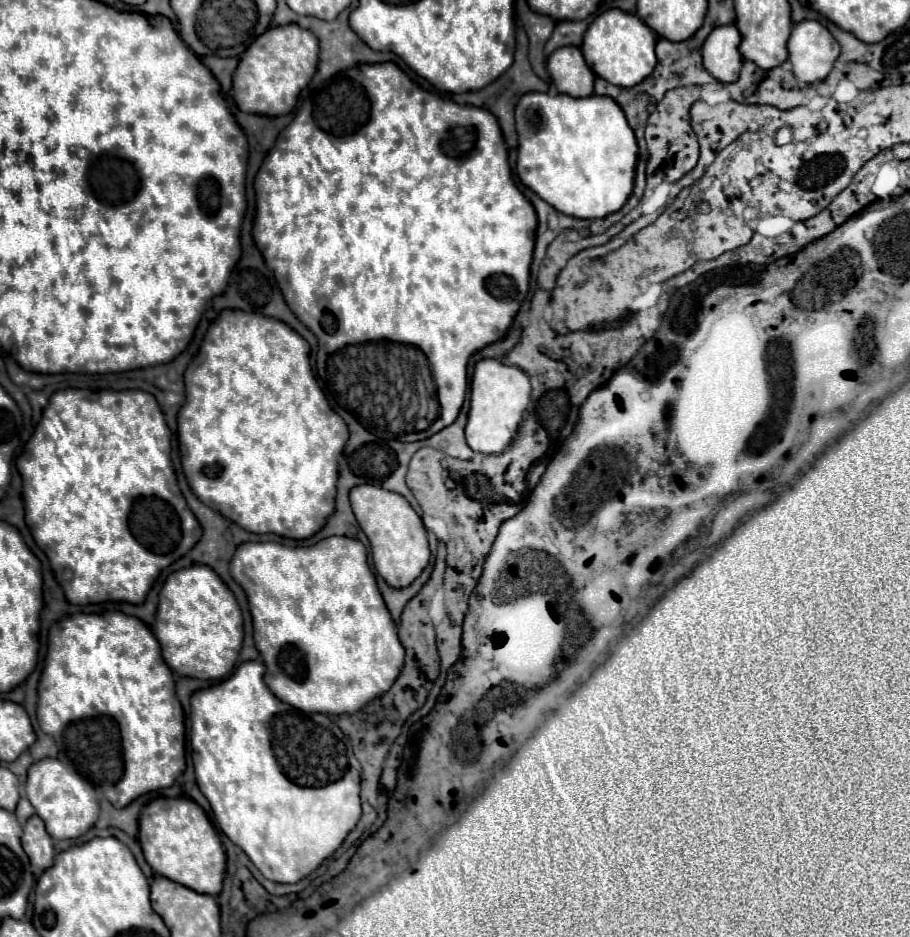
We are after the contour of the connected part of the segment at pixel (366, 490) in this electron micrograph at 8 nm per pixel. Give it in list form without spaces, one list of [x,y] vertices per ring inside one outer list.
[[[361,484],[353,488],[349,500],[361,530],[367,534],[371,542],[373,564],[379,576],[393,588],[409,586],[427,566],[431,556],[427,544],[427,530],[419,514],[411,508],[411,504],[401,494],[389,492],[385,488],[377,488],[375,484]]]

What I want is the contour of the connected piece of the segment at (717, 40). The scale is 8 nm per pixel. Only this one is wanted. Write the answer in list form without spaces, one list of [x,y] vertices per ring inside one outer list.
[[[729,24],[725,28],[715,28],[707,36],[701,54],[705,68],[715,80],[735,82],[739,78],[739,70],[743,64],[743,58],[739,54],[739,42],[741,36],[735,24]]]

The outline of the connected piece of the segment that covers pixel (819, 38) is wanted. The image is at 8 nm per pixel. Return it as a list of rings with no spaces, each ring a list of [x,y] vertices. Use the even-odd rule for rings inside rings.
[[[803,20],[793,26],[787,42],[793,74],[801,82],[823,80],[839,56],[839,44],[817,20]]]

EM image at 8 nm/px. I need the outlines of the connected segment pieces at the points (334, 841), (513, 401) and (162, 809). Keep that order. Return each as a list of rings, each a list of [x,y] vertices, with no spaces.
[[[249,660],[249,662],[239,664],[233,670],[233,674],[229,678],[225,678],[223,682],[215,684],[215,686],[209,686],[209,688],[203,688],[203,690],[197,690],[195,696],[191,696],[191,758],[193,758],[193,766],[195,766],[197,786],[203,792],[203,796],[209,800],[219,830],[249,856],[249,860],[259,868],[259,872],[267,880],[283,882],[283,884],[295,884],[301,878],[305,878],[307,874],[311,874],[325,858],[329,858],[343,844],[345,836],[359,822],[359,818],[361,818],[361,798],[359,798],[359,792],[361,792],[361,786],[359,786],[359,782],[361,782],[361,766],[353,756],[349,738],[341,732],[341,728],[329,716],[325,716],[325,714],[305,714],[305,712],[301,712],[301,710],[297,710],[293,706],[289,706],[289,710],[285,710],[285,712],[279,712],[277,708],[279,708],[281,702],[265,686],[263,674],[265,674],[263,662]]]
[[[487,358],[475,364],[475,372],[471,378],[471,408],[465,426],[465,438],[473,452],[483,454],[499,454],[507,448],[517,426],[523,418],[523,412],[529,404],[531,384],[529,376],[517,368],[507,366],[495,358]]]
[[[155,798],[149,802],[139,816],[139,842],[147,864],[153,872],[193,888],[201,894],[217,896],[221,892],[225,874],[225,852],[221,840],[213,828],[213,856],[207,850],[207,840],[211,834],[211,822],[207,820],[201,806],[191,798]]]

